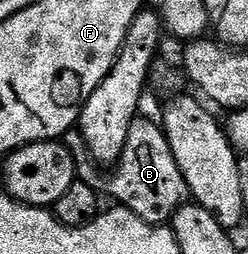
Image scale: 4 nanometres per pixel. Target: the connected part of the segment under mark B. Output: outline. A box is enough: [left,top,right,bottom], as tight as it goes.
[108,117,189,225]

